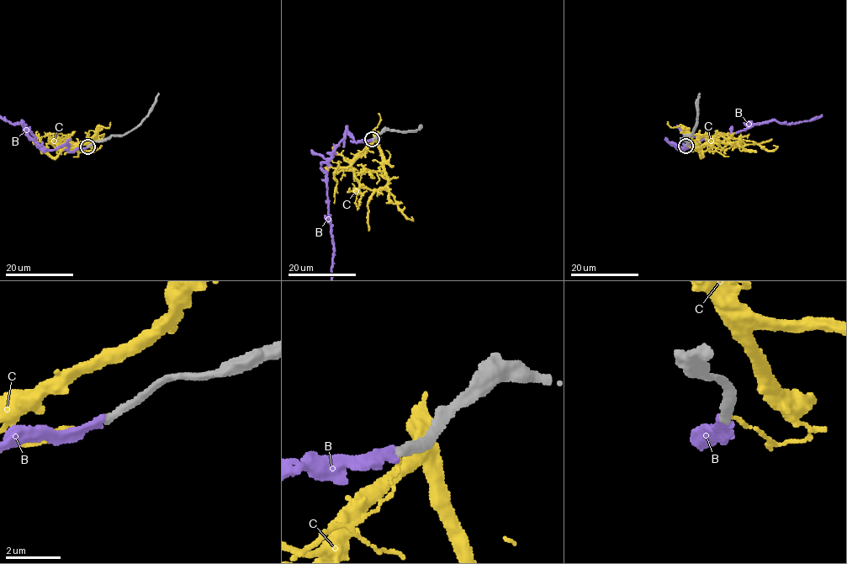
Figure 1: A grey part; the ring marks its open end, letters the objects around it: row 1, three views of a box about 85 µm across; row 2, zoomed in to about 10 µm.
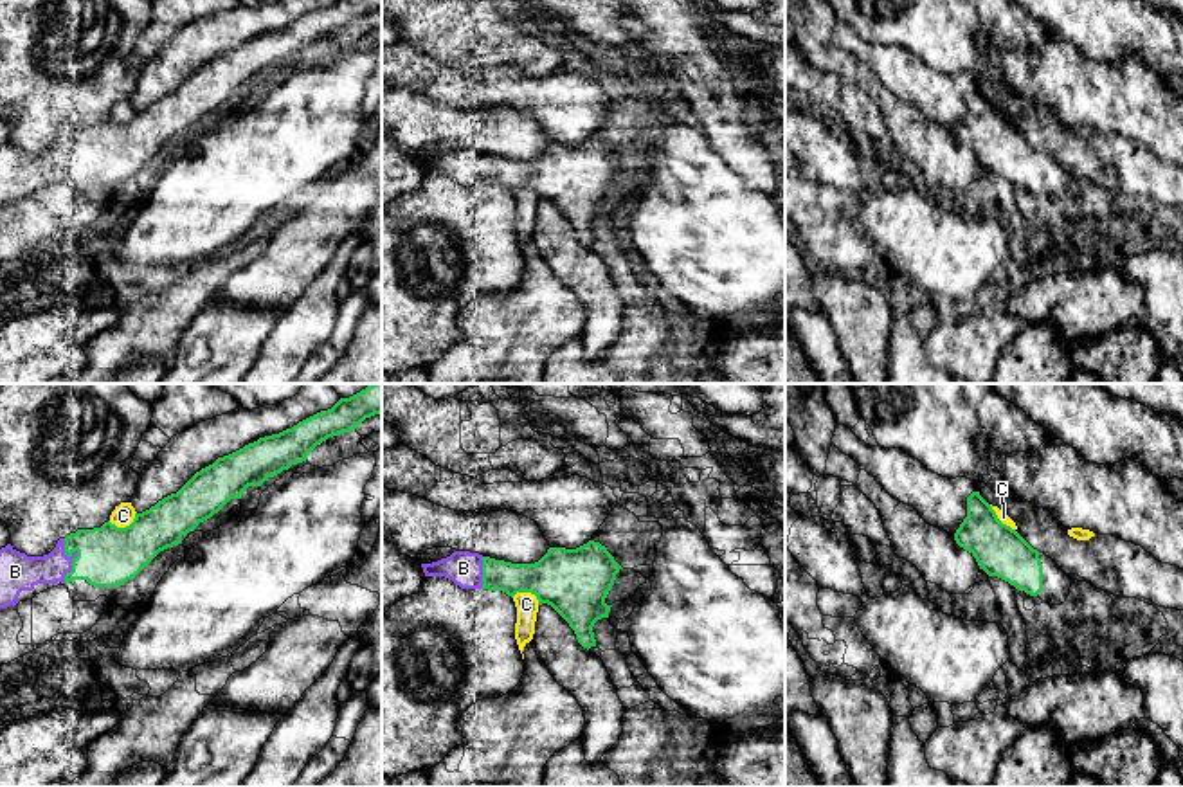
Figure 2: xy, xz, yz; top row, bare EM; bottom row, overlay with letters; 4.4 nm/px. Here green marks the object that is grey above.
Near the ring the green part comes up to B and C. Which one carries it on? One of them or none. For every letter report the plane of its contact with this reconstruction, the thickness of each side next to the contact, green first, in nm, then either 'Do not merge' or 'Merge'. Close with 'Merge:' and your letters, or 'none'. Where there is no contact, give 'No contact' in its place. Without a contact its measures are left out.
B: Touches green in xy. Thickness 280 nm (green) against 160 nm. Merge
C: Touches green in xy. Thickness 280 nm (green) against 100 nm. Do not merge
Merge: B

